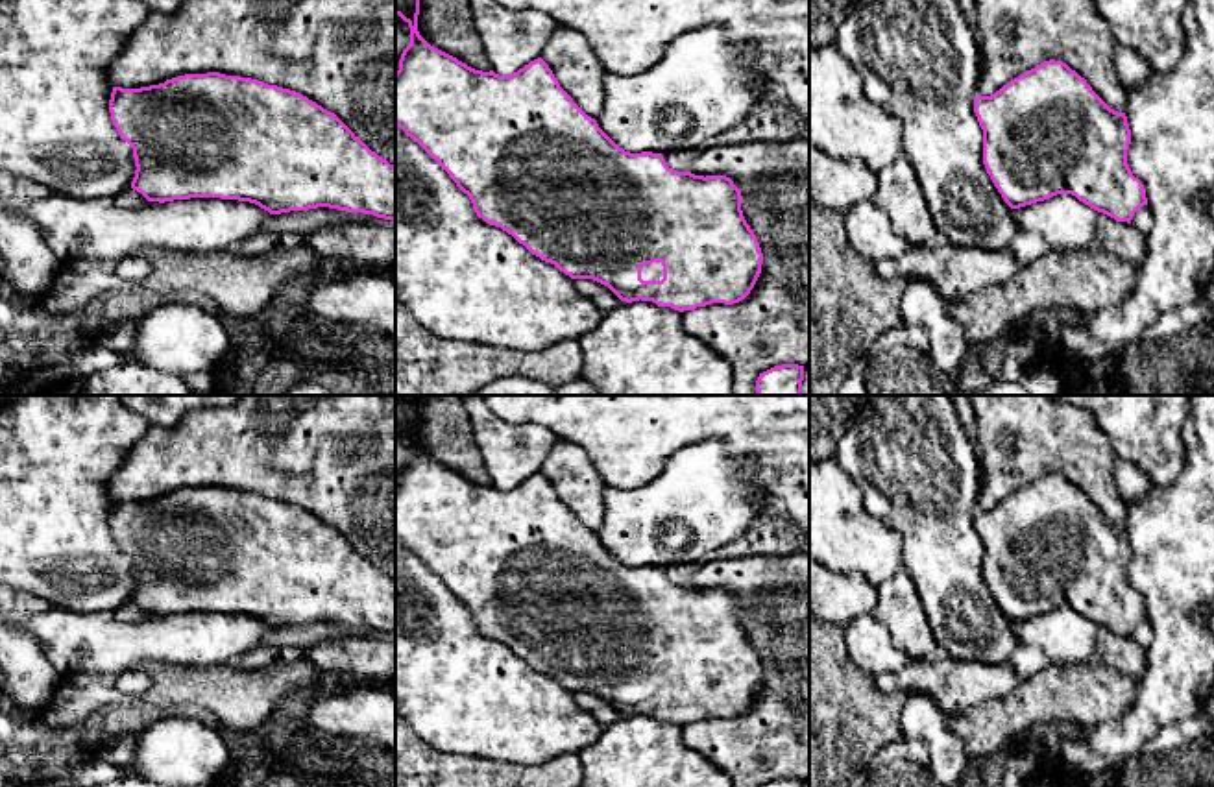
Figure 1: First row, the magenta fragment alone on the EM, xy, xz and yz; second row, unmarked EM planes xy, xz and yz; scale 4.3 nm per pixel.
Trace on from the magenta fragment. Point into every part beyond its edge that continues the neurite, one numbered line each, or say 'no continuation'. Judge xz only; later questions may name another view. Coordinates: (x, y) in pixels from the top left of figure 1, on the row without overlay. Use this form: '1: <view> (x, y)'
1: xz (651, 686)

